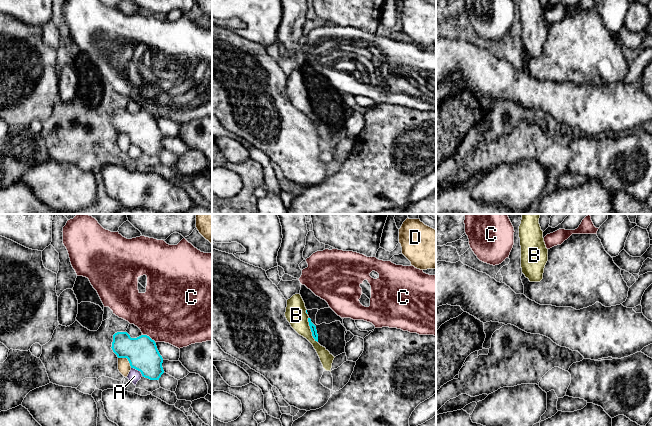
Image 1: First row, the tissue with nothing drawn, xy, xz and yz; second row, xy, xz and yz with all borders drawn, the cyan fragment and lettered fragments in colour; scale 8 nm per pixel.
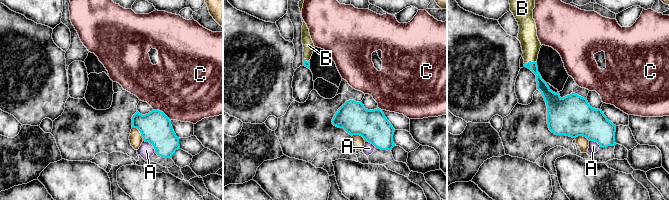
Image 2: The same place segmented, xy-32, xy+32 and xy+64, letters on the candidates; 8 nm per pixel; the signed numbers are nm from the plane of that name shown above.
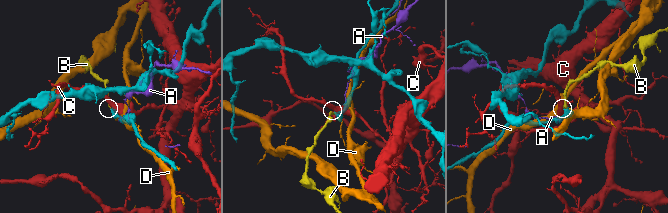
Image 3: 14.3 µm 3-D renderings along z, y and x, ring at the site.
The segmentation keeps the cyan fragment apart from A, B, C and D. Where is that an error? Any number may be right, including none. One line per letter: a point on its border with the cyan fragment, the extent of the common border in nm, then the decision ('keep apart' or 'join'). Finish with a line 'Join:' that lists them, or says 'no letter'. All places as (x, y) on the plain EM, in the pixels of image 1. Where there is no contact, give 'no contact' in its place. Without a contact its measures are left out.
A: xy (137, 145) | 120 nm | keep apart
B: xz (311, 106) | 220 nm | join
C: xy (149, 113) | 120 nm | keep apart
D: xy (127, 134) | 140 nm | keep apart
Join: B

